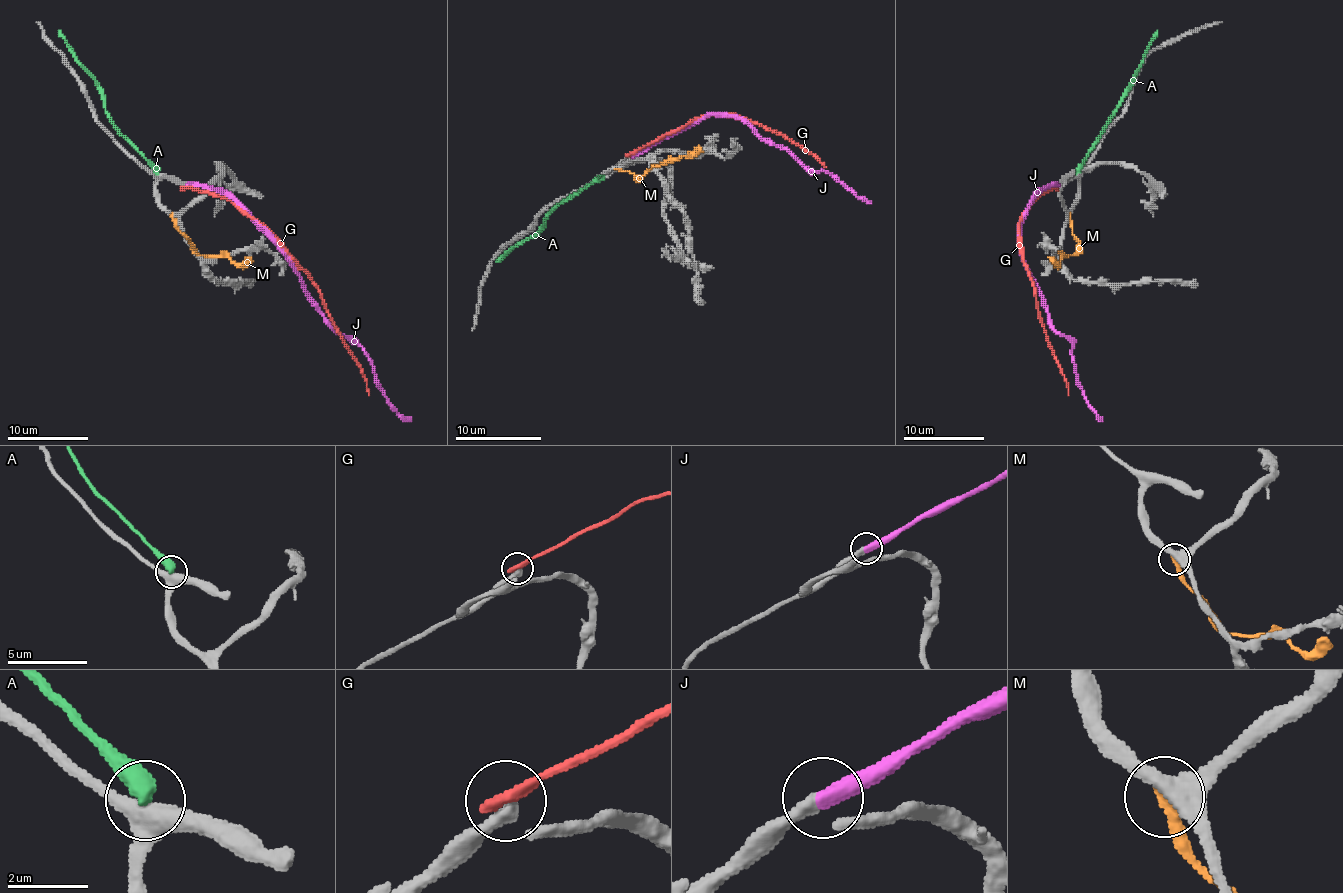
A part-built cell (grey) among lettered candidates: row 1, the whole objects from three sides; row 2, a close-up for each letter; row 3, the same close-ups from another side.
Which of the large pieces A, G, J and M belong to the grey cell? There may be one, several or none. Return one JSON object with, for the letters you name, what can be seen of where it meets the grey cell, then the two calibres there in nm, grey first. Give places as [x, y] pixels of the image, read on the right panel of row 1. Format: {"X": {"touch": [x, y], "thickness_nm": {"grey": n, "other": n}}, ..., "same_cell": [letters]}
{"J": {"touch": [1057, 185], "thickness_nm": {"grey": 400, "other": 480}}, "same_cell": ["J"]}

